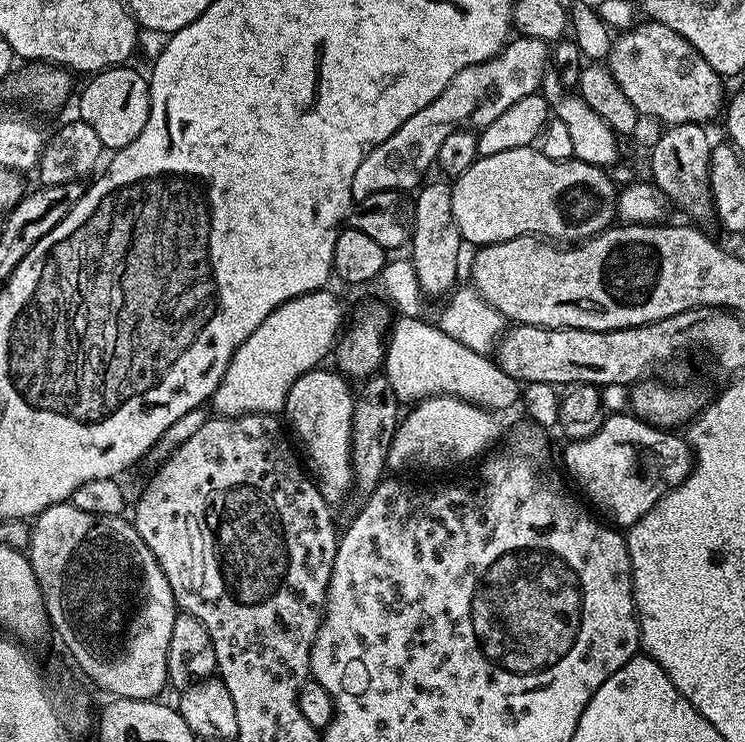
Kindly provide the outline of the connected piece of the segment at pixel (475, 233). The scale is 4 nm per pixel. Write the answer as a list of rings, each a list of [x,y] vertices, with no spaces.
[[[529,146],[481,156],[461,176],[455,177],[451,185],[453,218],[464,242],[472,243],[472,246],[501,244],[510,238],[533,234],[543,234],[548,238],[569,236],[572,239],[569,241],[576,242],[603,232],[613,223],[618,188],[612,185],[603,167],[588,165],[575,158],[551,160],[536,150]]]

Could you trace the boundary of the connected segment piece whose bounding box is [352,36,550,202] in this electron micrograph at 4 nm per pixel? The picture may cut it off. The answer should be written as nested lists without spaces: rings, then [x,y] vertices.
[[[520,36],[509,39],[497,55],[486,62],[466,66],[444,87],[442,94],[430,106],[426,106],[403,124],[386,142],[376,145],[366,154],[358,174],[354,174],[352,187],[353,201],[360,202],[375,192],[408,192],[421,187],[428,167],[437,161],[444,139],[459,120],[472,116],[476,112],[477,125],[494,122],[498,114],[508,110],[514,102],[533,95],[541,87],[541,80],[547,67],[550,48],[547,43],[533,36]]]

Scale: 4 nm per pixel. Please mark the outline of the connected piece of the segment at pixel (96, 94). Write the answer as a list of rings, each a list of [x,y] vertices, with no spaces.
[[[117,66],[106,68],[91,77],[92,80],[80,92],[79,119],[85,120],[98,134],[101,145],[105,149],[119,150],[130,146],[138,134],[146,126],[146,118],[150,114],[150,84],[140,72],[128,68],[132,66]]]

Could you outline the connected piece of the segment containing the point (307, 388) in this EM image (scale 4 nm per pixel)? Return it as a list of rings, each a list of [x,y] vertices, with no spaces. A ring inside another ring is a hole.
[[[317,366],[303,372],[290,386],[283,411],[288,412],[288,420],[300,439],[299,447],[304,447],[303,455],[308,455],[311,475],[316,482],[316,489],[330,506],[337,506],[354,488],[352,466],[352,405],[354,388],[347,384],[339,371],[331,372],[325,366]],[[344,380],[345,381],[344,381]],[[312,463],[312,468],[311,464]]]

